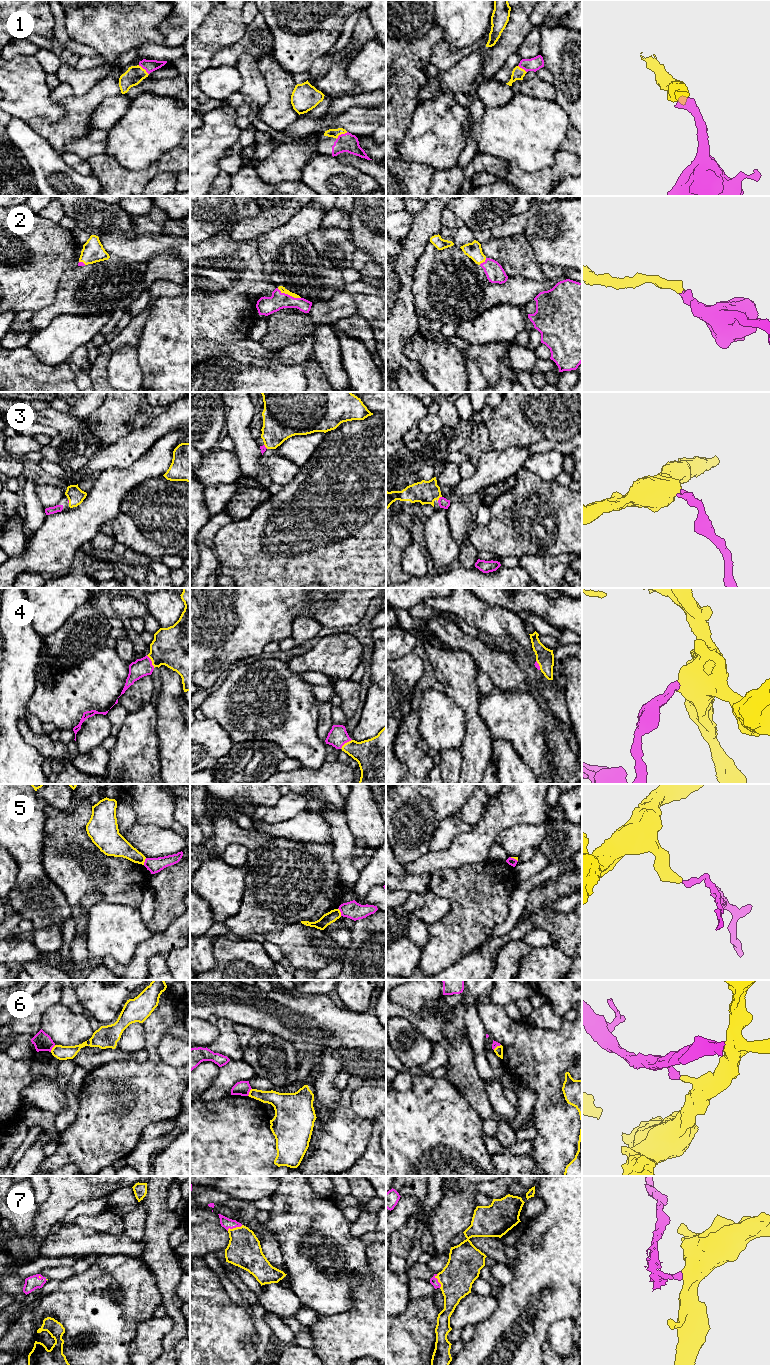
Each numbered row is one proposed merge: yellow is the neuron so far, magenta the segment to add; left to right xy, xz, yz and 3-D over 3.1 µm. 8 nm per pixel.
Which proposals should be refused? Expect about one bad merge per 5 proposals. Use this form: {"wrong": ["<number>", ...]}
{"wrong": ["5", "6"]}

